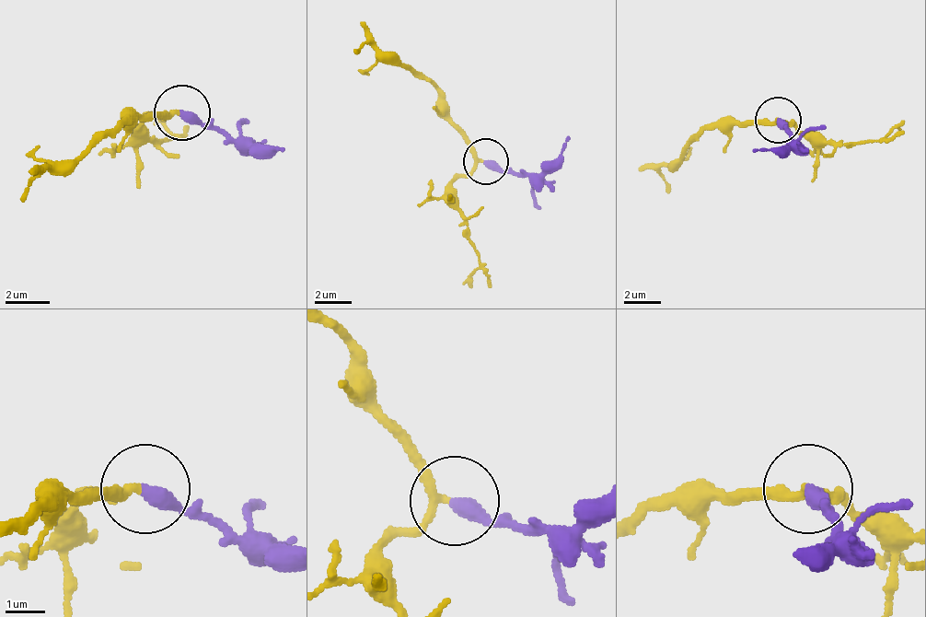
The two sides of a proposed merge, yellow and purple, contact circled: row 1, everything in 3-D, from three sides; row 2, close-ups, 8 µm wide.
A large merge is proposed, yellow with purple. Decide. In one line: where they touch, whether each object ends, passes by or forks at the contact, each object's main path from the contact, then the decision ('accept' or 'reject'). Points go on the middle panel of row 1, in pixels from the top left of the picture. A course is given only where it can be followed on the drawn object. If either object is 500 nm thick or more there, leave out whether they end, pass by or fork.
at (486, 161); yellow passes by; purple ends there; yellow runs (484, 162), (444, 98), (370, 43), (356, 52); purple runs (484, 162), (539, 171), (567, 134); accept

